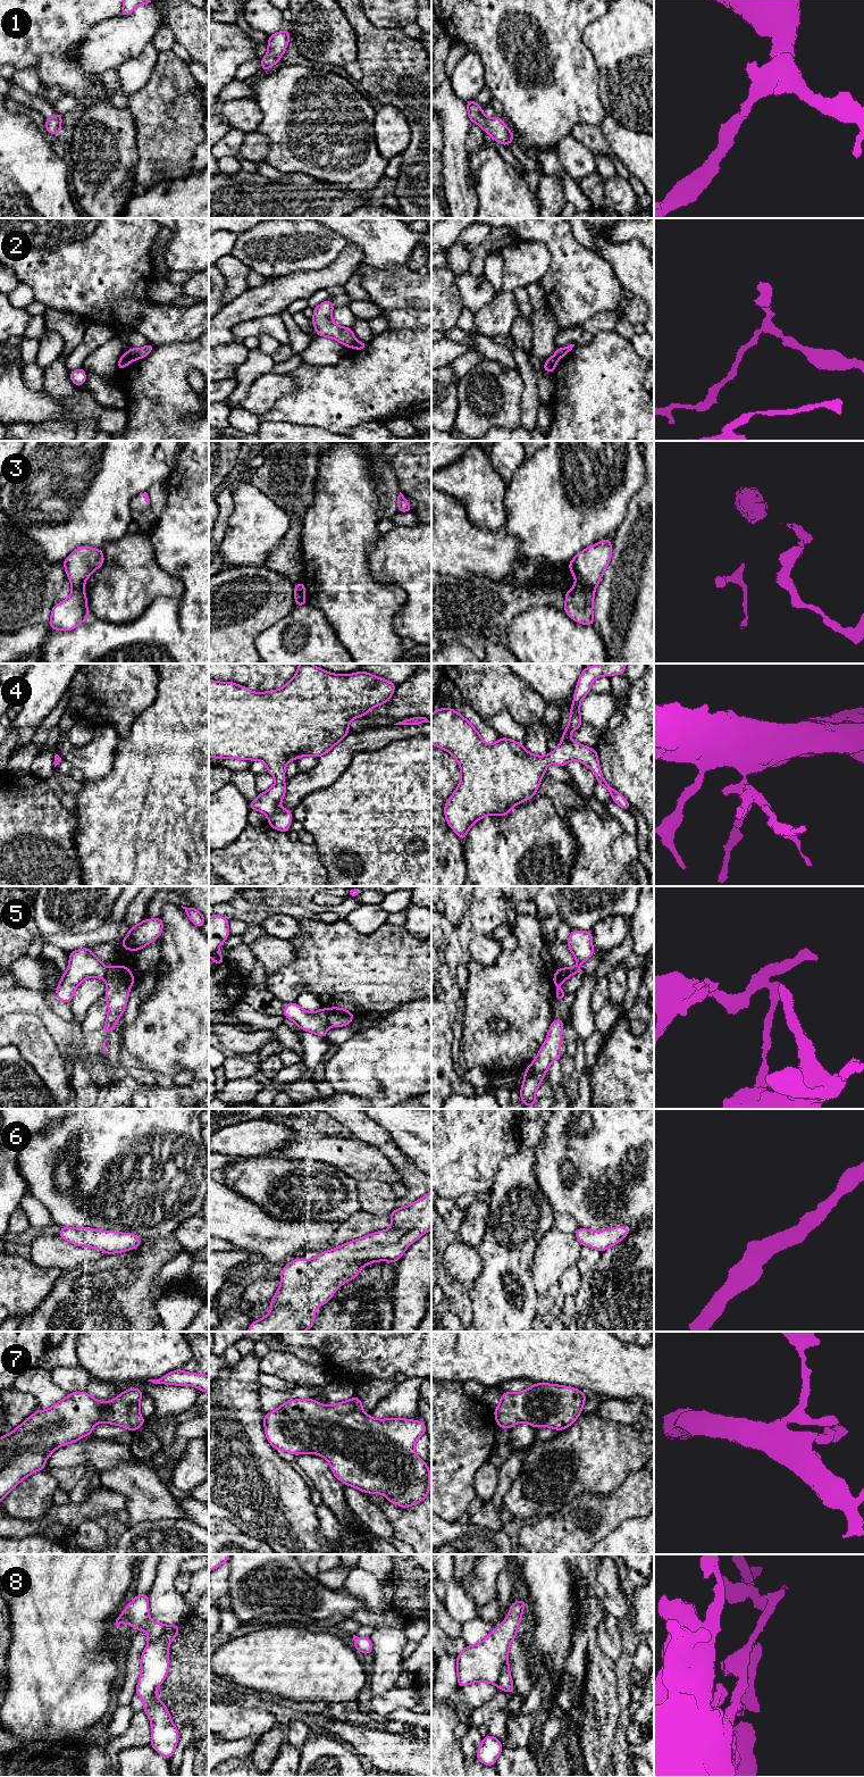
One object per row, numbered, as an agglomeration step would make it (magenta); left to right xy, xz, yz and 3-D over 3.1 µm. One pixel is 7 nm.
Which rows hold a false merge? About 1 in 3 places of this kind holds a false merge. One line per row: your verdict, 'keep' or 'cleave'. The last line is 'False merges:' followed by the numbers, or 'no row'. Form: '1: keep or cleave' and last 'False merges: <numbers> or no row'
1: keep
2: cleave
3: cleave
4: keep
5: cleave
6: keep
7: keep
8: keep
False merges: 2, 3, 5

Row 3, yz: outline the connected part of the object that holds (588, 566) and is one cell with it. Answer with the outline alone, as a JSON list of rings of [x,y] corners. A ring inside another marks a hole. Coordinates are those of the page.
[[[612,541],[601,542],[577,553],[569,562],[569,569],[577,582],[596,589],[612,558]]]

